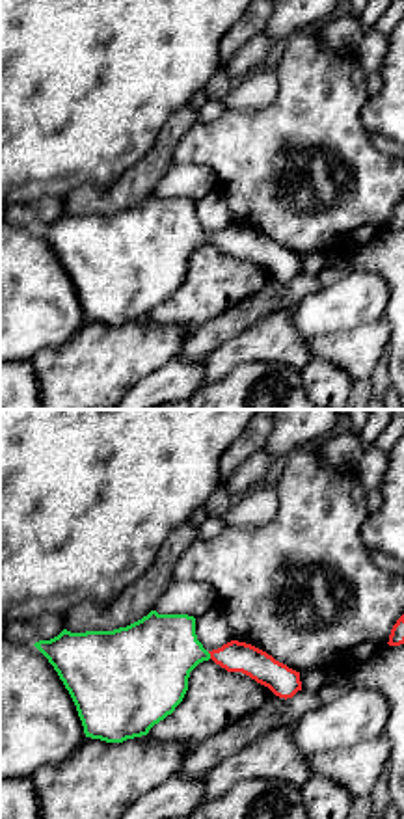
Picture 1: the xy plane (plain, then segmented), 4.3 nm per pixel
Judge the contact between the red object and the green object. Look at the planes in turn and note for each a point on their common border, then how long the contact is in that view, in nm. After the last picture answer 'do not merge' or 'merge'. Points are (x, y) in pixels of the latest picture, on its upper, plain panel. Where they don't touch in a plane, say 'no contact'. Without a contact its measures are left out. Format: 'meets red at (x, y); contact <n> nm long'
meets red at (211, 239); contact 40 nm long

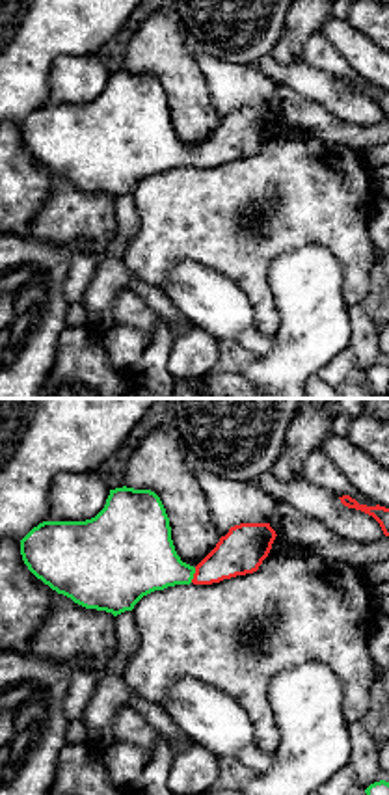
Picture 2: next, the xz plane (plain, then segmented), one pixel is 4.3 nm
meets red at (194, 159); contact 70 nm long

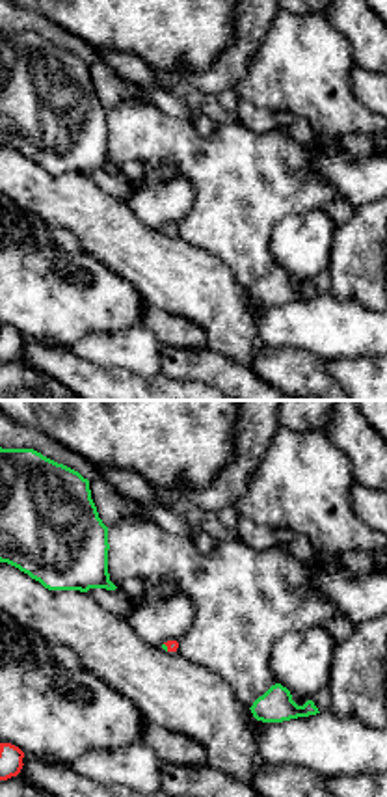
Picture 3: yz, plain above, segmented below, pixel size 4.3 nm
meets red at (166, 228); contact 40 nm long

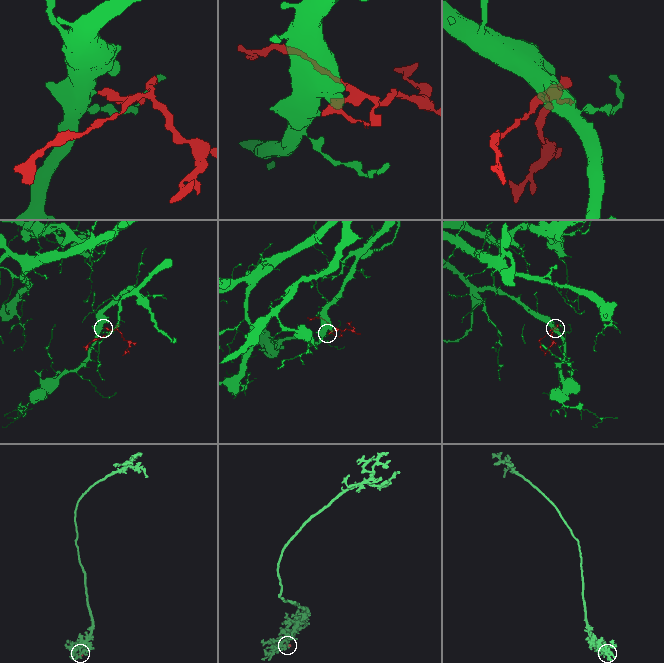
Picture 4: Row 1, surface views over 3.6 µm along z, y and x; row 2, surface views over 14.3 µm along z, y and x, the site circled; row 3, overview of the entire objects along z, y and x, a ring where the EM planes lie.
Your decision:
merge

